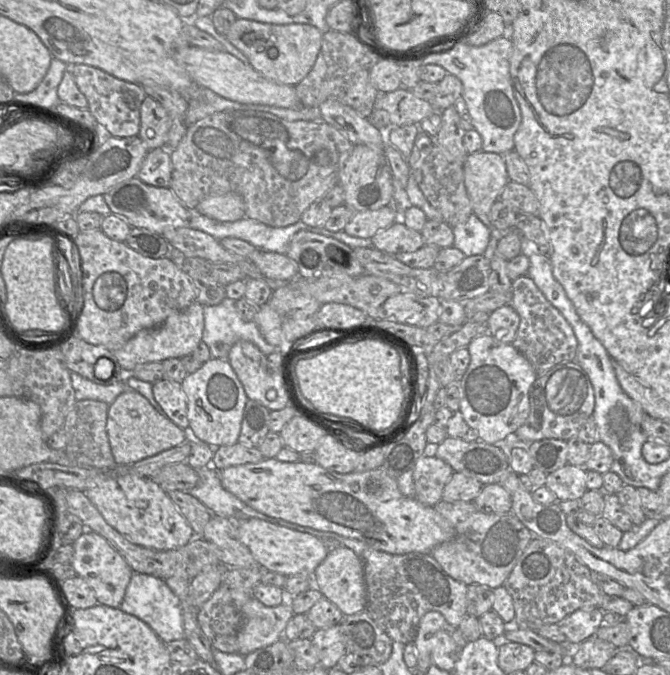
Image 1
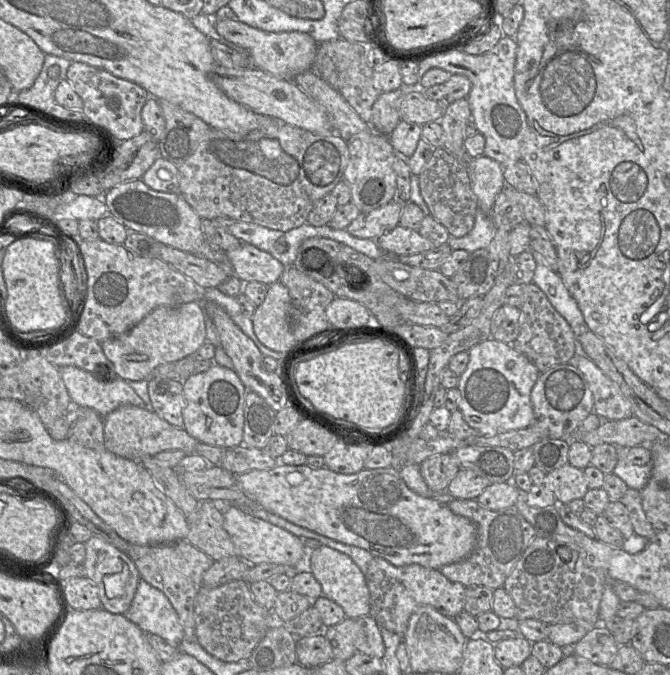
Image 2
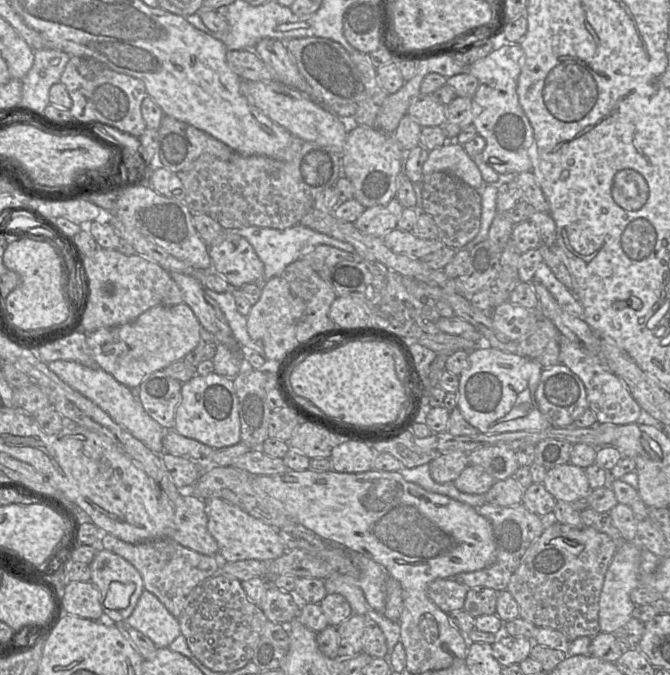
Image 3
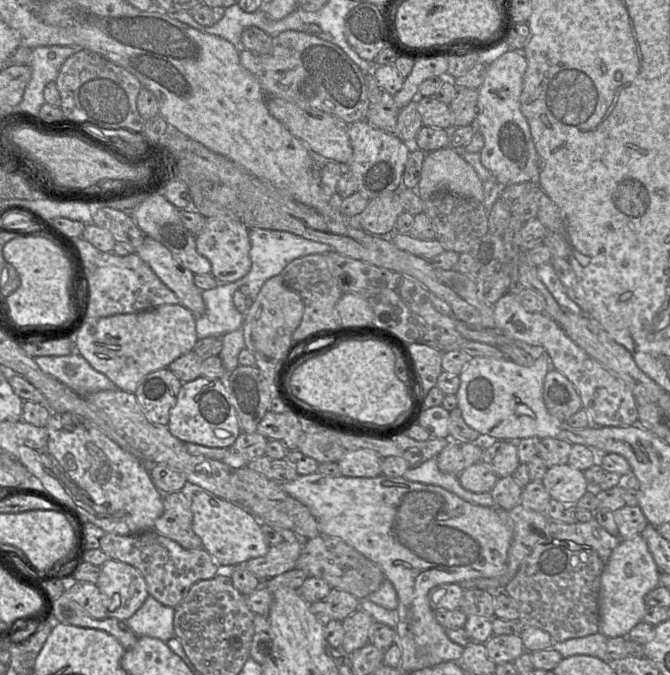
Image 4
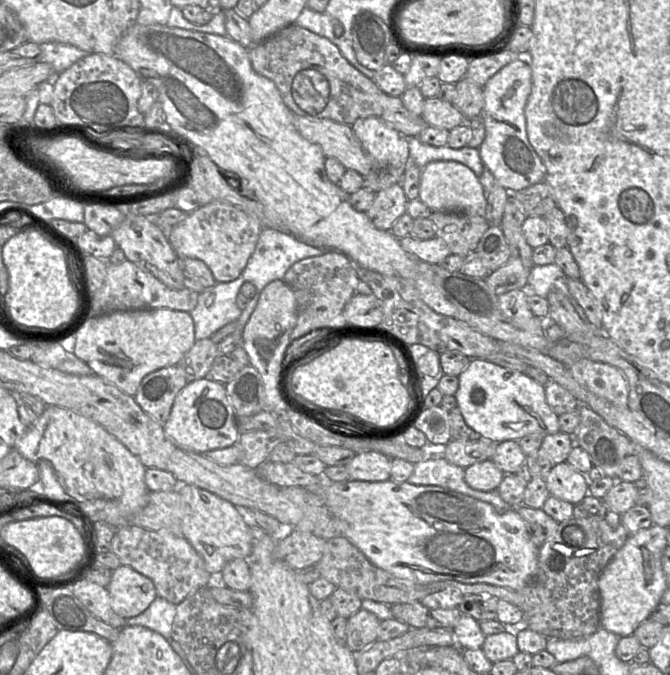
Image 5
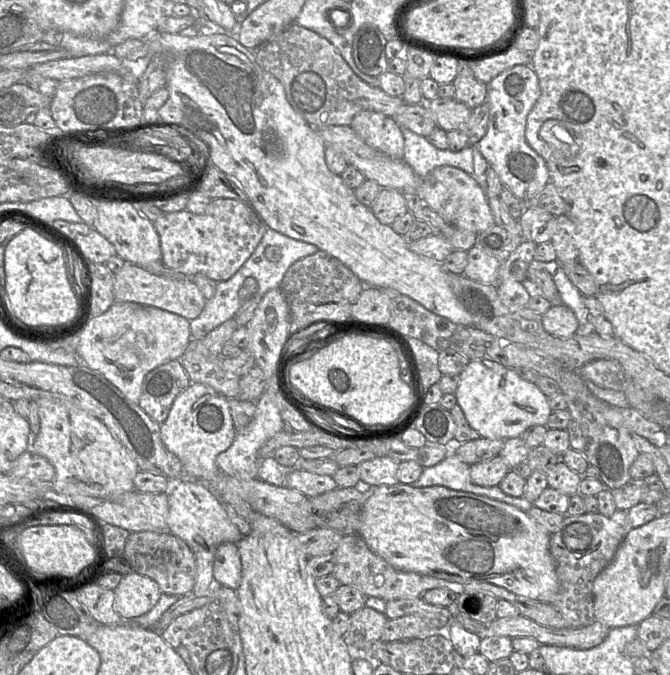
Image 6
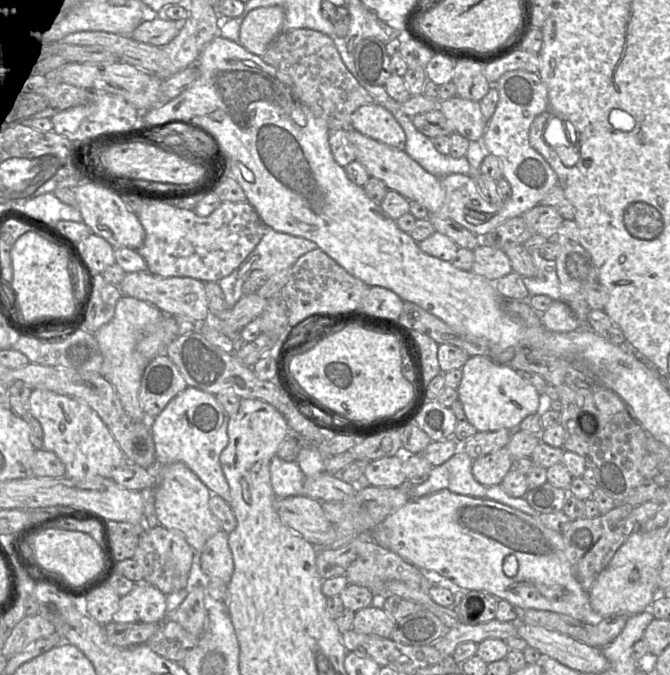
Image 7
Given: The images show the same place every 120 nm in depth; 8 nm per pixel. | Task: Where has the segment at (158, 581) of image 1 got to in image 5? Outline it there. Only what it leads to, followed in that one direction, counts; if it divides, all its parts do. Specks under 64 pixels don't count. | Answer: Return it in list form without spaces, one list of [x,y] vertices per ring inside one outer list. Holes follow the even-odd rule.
[[[157,596],[141,614],[126,620],[127,626],[144,626],[158,632],[167,640],[171,638],[172,625],[177,605]]]

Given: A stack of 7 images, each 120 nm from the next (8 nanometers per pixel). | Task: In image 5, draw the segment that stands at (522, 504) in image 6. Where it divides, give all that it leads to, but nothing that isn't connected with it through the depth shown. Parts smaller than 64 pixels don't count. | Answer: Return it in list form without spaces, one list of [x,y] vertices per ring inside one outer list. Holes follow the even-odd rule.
[[[431,452],[424,461],[414,465],[414,471],[407,482],[413,485],[438,486],[456,491],[489,503],[499,512],[514,509],[501,499],[497,490],[481,492],[470,488],[464,480],[464,470],[449,463],[440,454]]]

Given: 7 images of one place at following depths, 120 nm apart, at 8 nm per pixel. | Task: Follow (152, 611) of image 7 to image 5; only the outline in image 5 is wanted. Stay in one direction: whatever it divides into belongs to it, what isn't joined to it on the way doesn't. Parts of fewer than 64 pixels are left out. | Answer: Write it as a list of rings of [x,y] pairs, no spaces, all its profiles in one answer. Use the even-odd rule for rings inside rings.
[[[127,565],[112,571],[107,590],[112,609],[124,619],[143,613],[158,596],[153,581]]]

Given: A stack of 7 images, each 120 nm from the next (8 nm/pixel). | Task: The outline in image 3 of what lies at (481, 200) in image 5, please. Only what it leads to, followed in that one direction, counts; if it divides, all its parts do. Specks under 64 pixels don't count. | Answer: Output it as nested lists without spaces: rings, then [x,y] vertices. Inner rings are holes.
[[[448,141],[428,153],[422,172],[428,175],[437,171],[450,171],[464,182],[481,190],[485,184],[481,172],[462,144]]]

